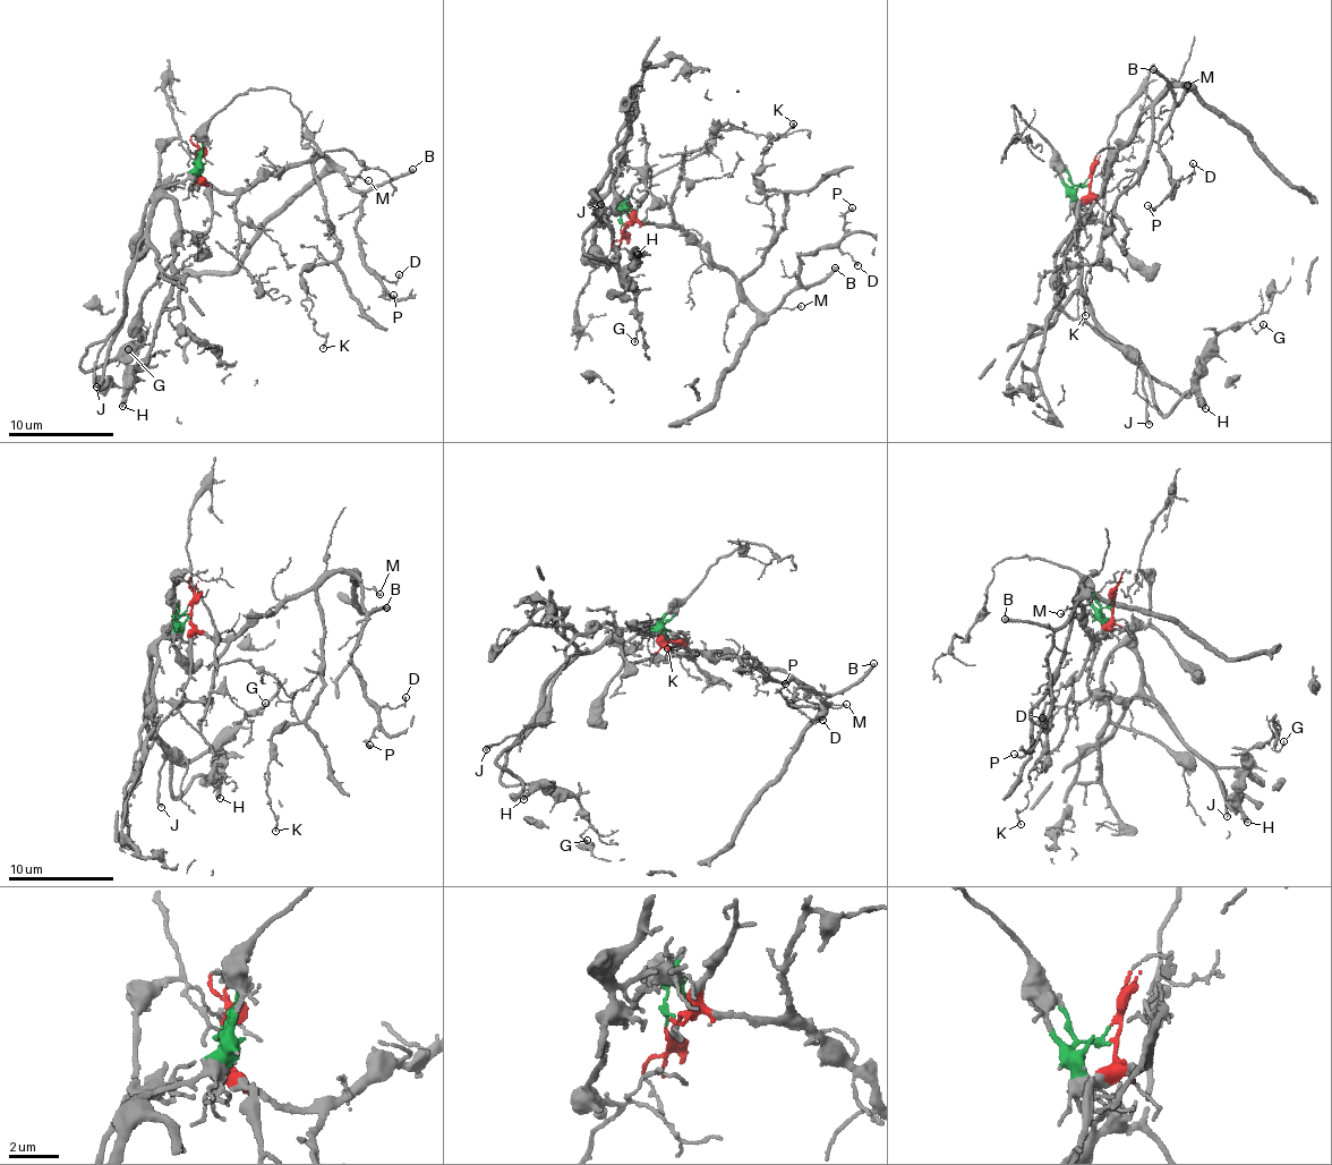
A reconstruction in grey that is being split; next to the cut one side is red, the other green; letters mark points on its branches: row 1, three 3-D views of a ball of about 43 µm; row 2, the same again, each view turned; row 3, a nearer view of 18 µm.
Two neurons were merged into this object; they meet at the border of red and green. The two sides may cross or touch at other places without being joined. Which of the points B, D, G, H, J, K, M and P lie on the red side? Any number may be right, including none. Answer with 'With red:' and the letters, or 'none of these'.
With red: B, D, K, M, P

